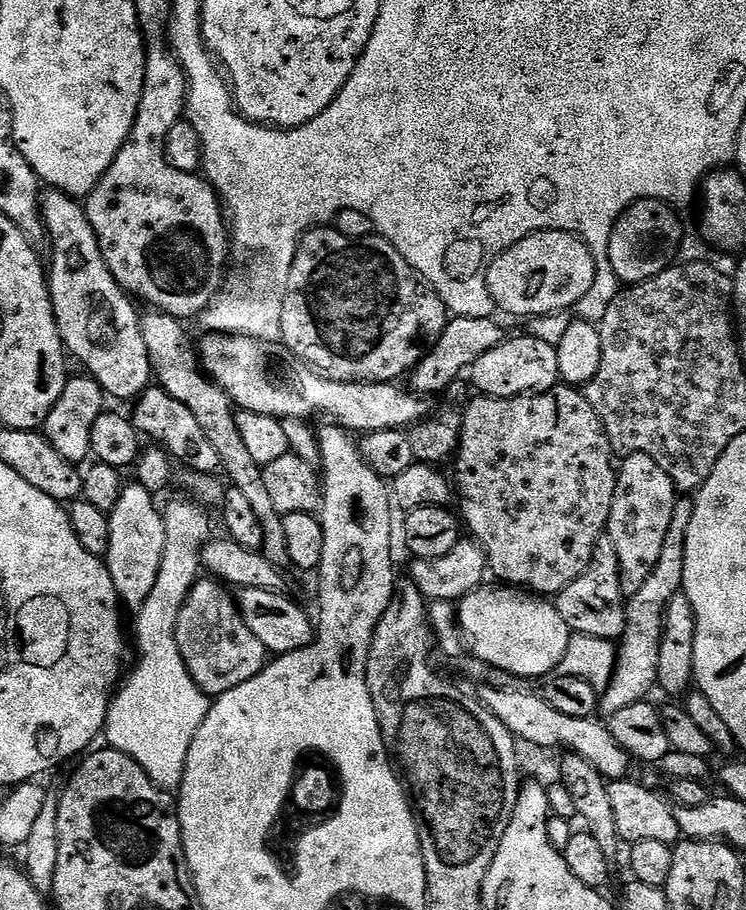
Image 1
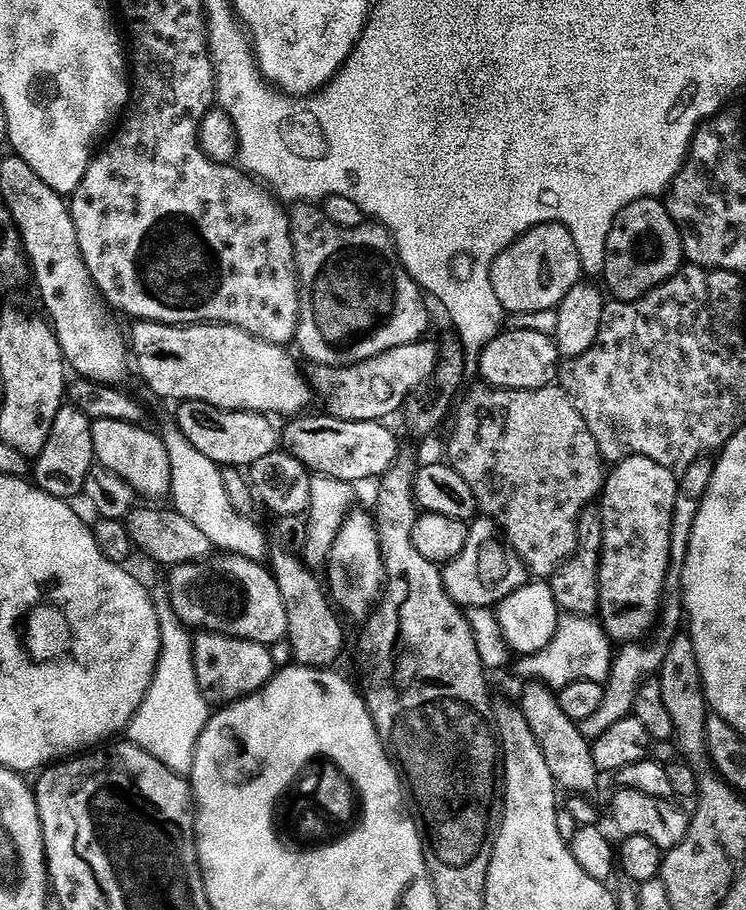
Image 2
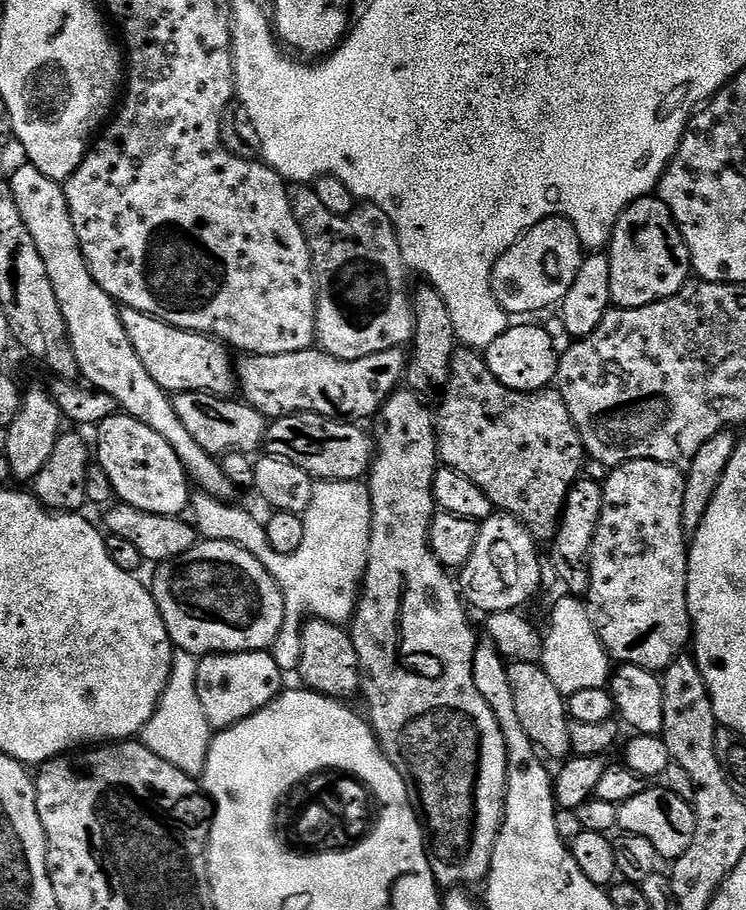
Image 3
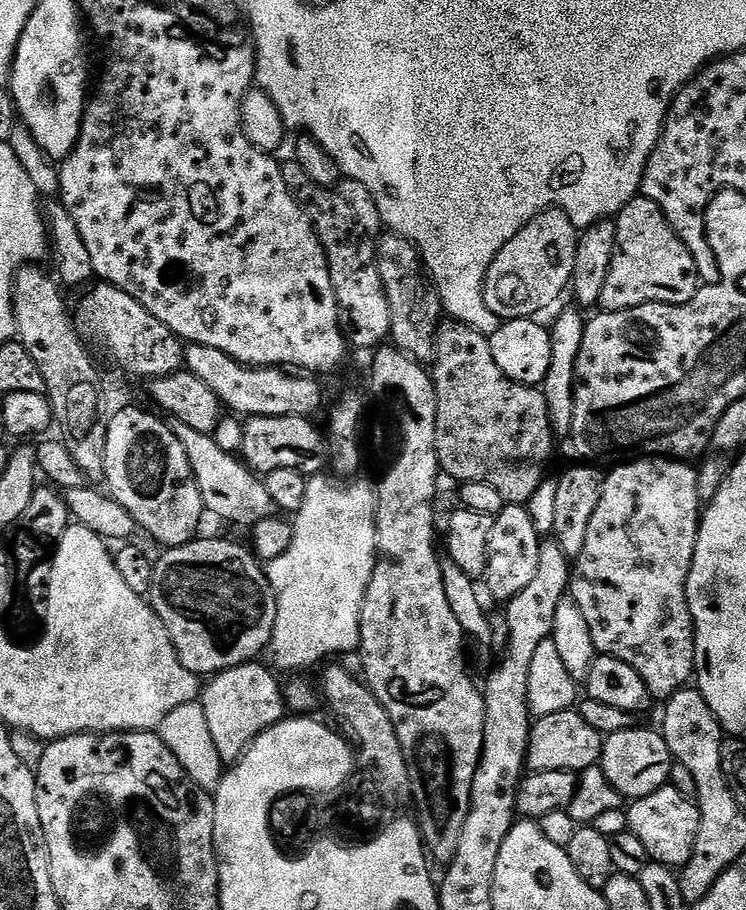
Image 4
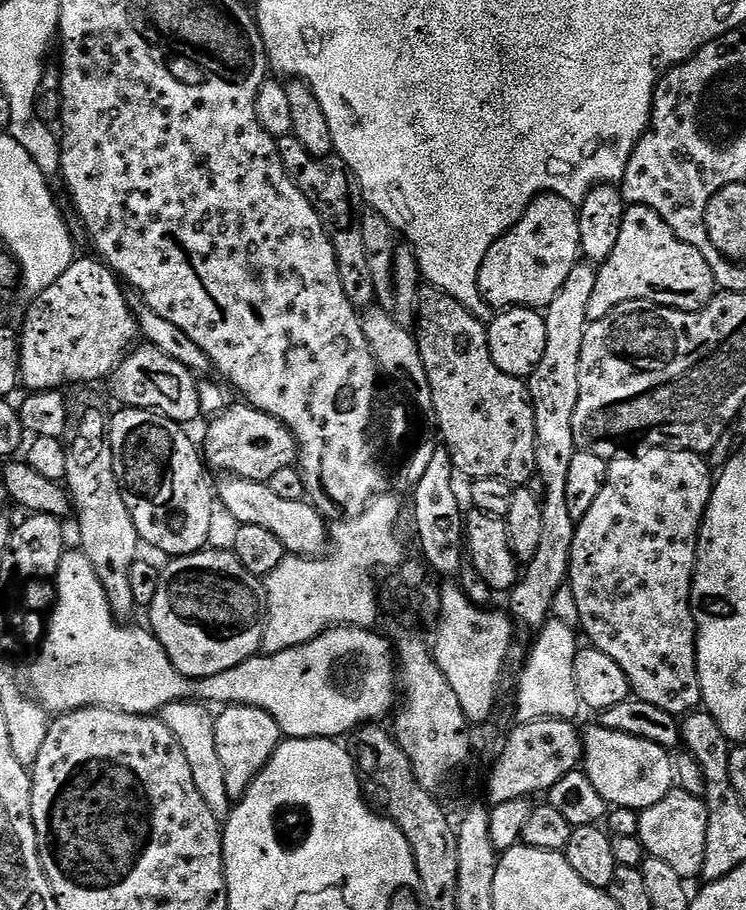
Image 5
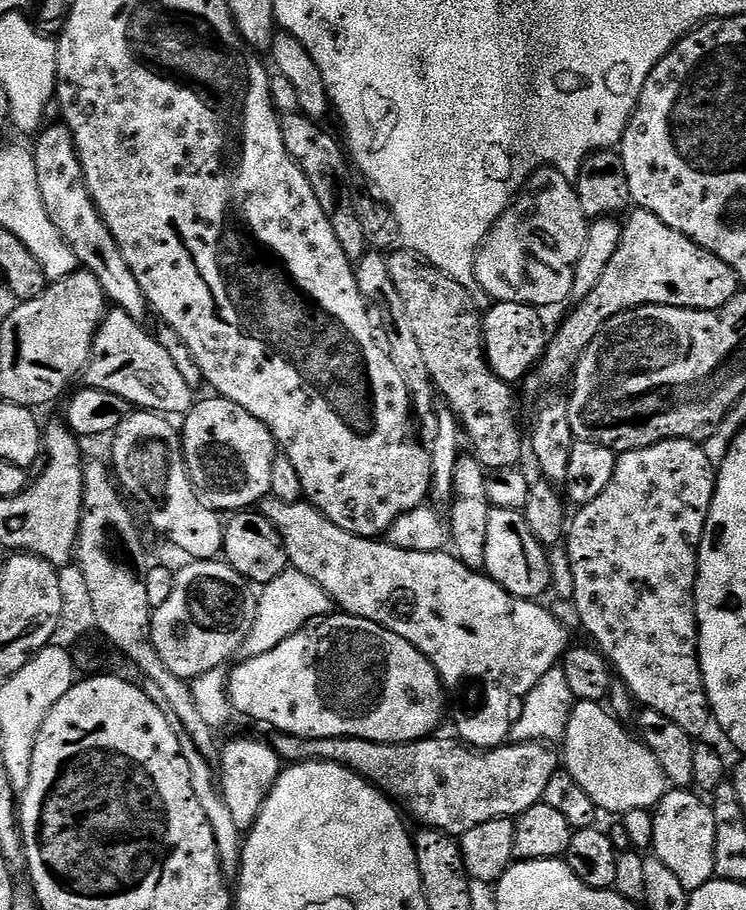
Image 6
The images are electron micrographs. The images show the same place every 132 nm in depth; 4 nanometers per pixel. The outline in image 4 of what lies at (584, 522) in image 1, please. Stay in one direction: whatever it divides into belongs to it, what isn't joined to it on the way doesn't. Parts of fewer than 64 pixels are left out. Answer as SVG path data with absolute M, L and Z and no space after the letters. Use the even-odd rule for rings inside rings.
M448 318L440 325L436 335L436 354L430 364L432 385L436 391L436 453L438 454L438 462L440 463L441 473L445 477L453 476L456 482L466 480L470 482L486 482L486 486L494 486L494 490L498 490L498 494L502 494L505 504L527 505L529 503L528 499L539 490L540 483L544 480L544 467L547 466L548 459L551 458L552 451L555 450L558 440L553 433L552 423L548 417L548 407L546 406L543 391L531 384L519 384L510 378L506 378L502 374L502 370L498 370L498 366L494 362L494 354L490 350L488 342L489 337L485 333L466 326L460 320Z

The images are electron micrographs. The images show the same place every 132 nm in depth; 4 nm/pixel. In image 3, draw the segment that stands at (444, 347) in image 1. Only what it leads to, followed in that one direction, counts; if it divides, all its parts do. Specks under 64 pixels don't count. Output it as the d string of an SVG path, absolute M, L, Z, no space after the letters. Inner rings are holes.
M313 346L294 354L270 354L253 356L244 354L235 361L234 371L239 395L244 403L258 410L269 421L280 416L293 416L296 412L313 412L319 416L328 416L332 420L364 422L364 419L375 417L380 407L388 401L389 396L401 387L406 376L406 356L400 348L382 350L357 360L339 360Z

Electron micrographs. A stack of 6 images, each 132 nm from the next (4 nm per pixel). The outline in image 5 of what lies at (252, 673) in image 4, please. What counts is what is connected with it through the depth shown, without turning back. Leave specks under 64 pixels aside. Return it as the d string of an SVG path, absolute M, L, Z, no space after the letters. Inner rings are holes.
M229 704L224 713L216 716L214 726L214 746L218 746L218 758L222 762L222 775L226 778L226 794L229 798L239 798L254 782L254 778L267 766L274 750L282 739L278 722L266 714L245 704Z

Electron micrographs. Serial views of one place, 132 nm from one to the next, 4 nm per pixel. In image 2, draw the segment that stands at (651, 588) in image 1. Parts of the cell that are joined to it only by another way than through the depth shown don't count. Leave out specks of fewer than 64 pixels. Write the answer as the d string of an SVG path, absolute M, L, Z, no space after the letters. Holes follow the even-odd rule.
M698 459L685 472L681 473L677 481L679 488L678 496L675 499L674 514L672 515L670 538L671 565L668 567L668 577L664 582L664 595L658 611L658 619L647 638L641 639L639 642L621 643L618 651L613 655L612 669L602 694L602 706L598 706L598 711L592 717L586 718L586 722L579 725L582 735L589 741L594 741L602 734L606 734L606 730L610 730L610 726L614 726L617 722L622 722L622 718L633 715L632 707L638 698L640 685L651 681L659 673L662 662L666 662L666 650L670 650L670 642L674 642L674 638L681 631L680 620L682 624L686 616L680 587L681 566L688 557L690 534L693 532L697 512L704 500L706 490L709 489L714 468L715 465L711 459Z

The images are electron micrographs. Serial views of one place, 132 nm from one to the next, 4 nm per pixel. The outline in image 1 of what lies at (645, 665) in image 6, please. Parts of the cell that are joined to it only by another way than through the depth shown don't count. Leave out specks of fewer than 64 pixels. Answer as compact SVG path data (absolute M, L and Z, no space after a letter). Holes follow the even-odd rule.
M633 452L623 457L624 465L619 465L616 474L614 502L610 506L610 518L606 534L614 542L614 551L618 553L618 566L622 578L622 590L625 594L637 592L642 582L646 582L650 570L654 570L678 499L678 493L670 474L641 452Z

